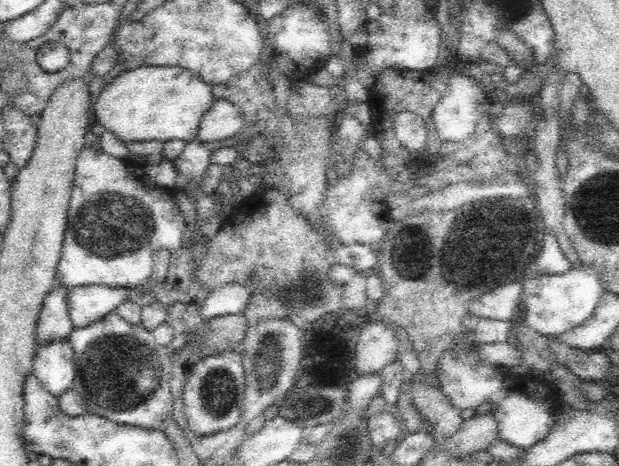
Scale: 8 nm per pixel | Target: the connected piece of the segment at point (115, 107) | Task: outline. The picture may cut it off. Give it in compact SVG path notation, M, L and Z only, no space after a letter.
M141 65L138 68L124 71L112 82L105 85L96 102L93 104L95 122L100 122L105 130L124 143L132 141L160 141L181 140L186 143L197 138L199 120L215 101L212 97L211 85L204 82L197 75L181 66L150 66Z

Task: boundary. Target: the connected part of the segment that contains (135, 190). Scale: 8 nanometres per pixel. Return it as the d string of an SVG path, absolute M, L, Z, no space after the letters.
M94 143L90 146L85 146L78 155L76 161L76 170L74 176L74 182L72 186L71 199L67 208L67 225L66 232L64 234L64 242L62 248L61 258L59 259L56 280L54 287L82 287L94 284L106 284L114 288L129 288L134 289L138 285L145 284L148 280L152 281L152 266L154 266L154 252L156 250L168 250L171 254L174 254L176 250L188 245L190 240L187 238L186 222L178 205L174 202L172 189L162 188L157 184L154 184L152 180L147 177L144 172L144 162L138 162L136 160L127 160L116 158L112 155L102 151L100 144Z

